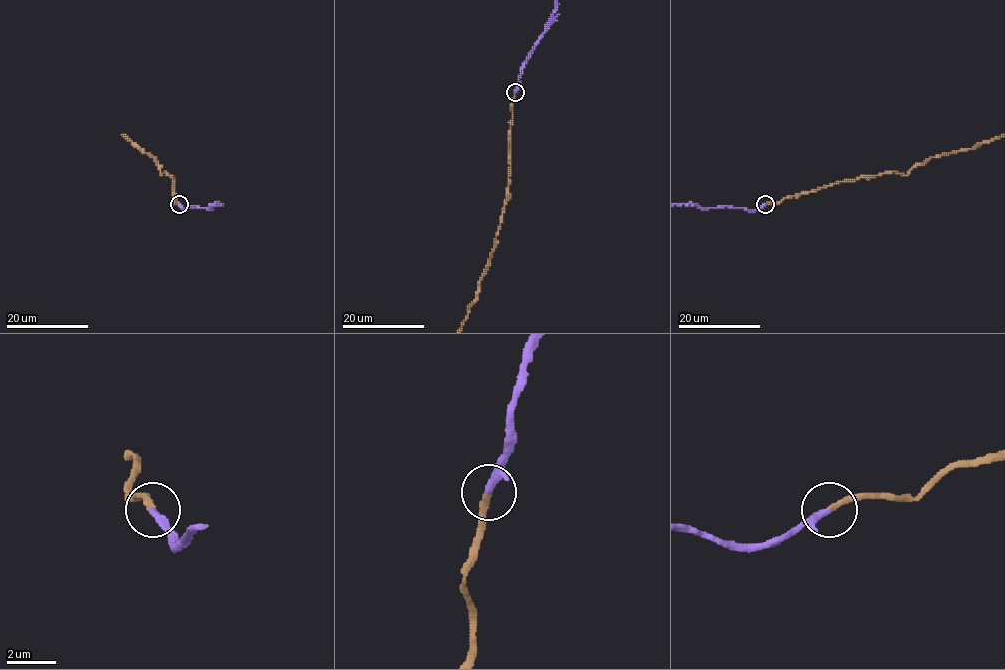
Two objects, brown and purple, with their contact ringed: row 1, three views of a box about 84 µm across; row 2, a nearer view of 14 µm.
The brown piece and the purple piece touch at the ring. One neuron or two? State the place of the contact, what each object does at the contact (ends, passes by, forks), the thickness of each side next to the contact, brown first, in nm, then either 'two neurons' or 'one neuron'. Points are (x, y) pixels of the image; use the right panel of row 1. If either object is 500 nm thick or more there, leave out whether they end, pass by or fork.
at (765, 204); brown ends there; purple passes by; 240 nm thick on the brown side, 220 nm on the other; one neuron

